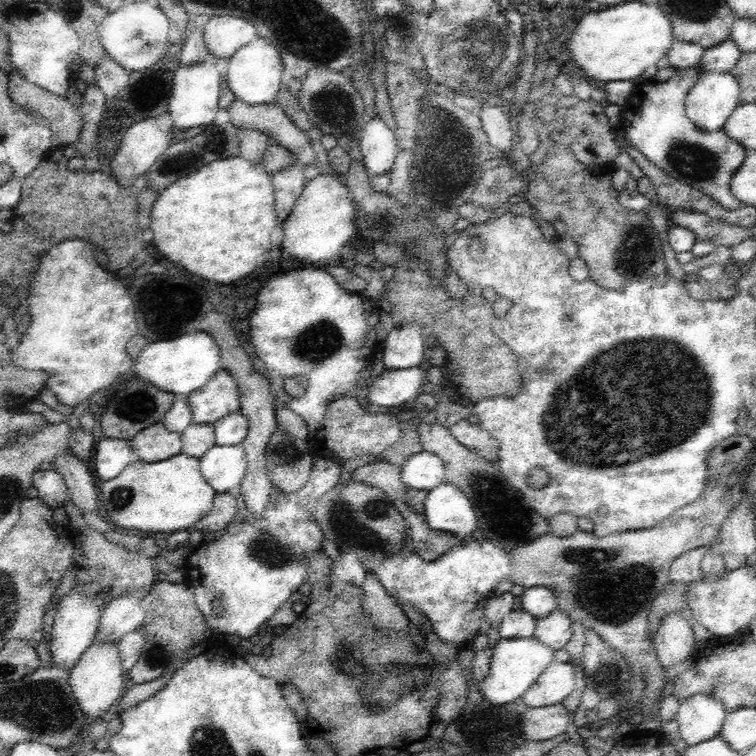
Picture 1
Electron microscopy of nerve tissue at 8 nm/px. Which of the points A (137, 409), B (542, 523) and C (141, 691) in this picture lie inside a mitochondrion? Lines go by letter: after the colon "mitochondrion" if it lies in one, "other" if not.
A: mitochondrion
B: other
C: other

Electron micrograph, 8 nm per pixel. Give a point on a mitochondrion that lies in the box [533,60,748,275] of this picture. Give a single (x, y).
(686, 159)

